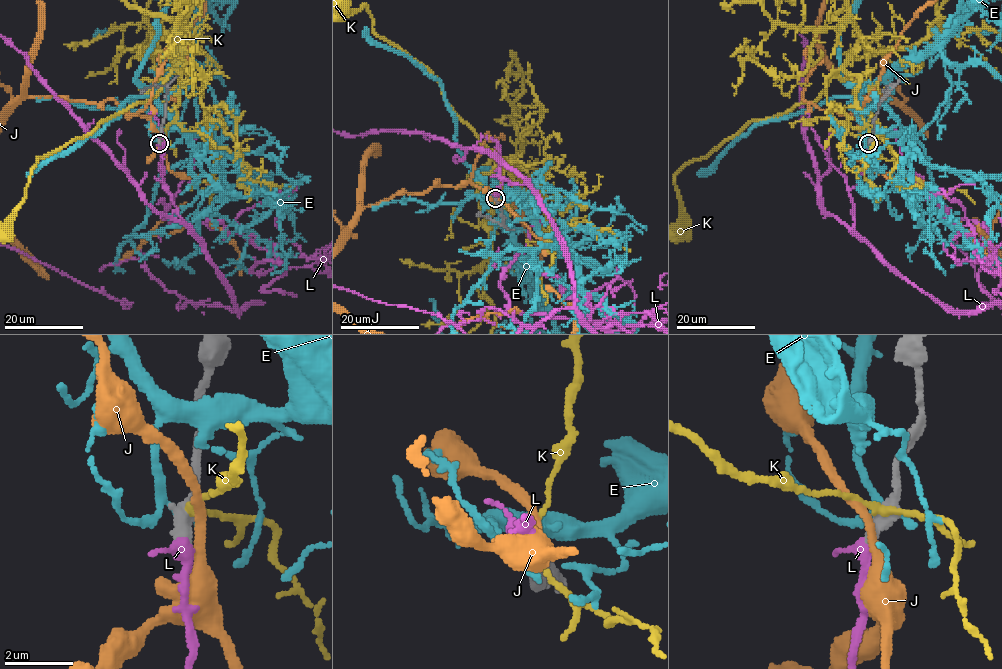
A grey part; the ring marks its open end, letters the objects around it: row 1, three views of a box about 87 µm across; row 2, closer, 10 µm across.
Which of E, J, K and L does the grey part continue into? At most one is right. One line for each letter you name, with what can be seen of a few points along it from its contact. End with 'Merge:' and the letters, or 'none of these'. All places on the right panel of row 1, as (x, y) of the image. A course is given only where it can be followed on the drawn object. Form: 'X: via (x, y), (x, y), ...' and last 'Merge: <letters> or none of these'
Merge: L

